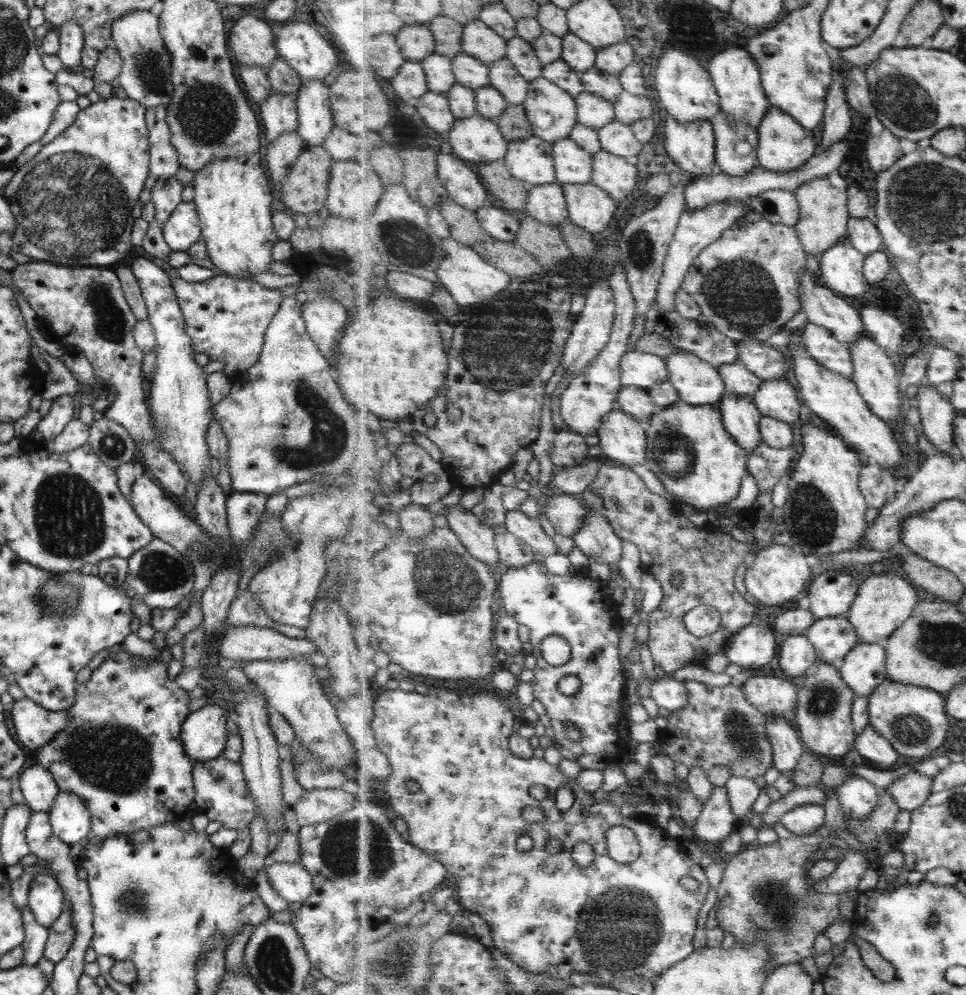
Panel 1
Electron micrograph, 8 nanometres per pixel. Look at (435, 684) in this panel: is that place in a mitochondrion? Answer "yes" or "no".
no

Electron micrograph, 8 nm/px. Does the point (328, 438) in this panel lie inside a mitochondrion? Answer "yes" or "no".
yes

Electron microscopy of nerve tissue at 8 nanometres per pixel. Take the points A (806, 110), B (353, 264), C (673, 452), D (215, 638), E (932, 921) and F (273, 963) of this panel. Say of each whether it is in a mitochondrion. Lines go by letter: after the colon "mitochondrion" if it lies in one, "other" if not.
A: other
B: other
C: mitochondrion
D: other
E: other
F: mitochondrion

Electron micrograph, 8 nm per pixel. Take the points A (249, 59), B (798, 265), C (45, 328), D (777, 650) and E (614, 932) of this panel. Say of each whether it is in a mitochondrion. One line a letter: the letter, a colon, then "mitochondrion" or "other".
A: other
B: other
C: other
D: other
E: mitochondrion

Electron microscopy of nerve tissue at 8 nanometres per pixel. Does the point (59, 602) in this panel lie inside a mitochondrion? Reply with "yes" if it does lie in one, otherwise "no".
yes

